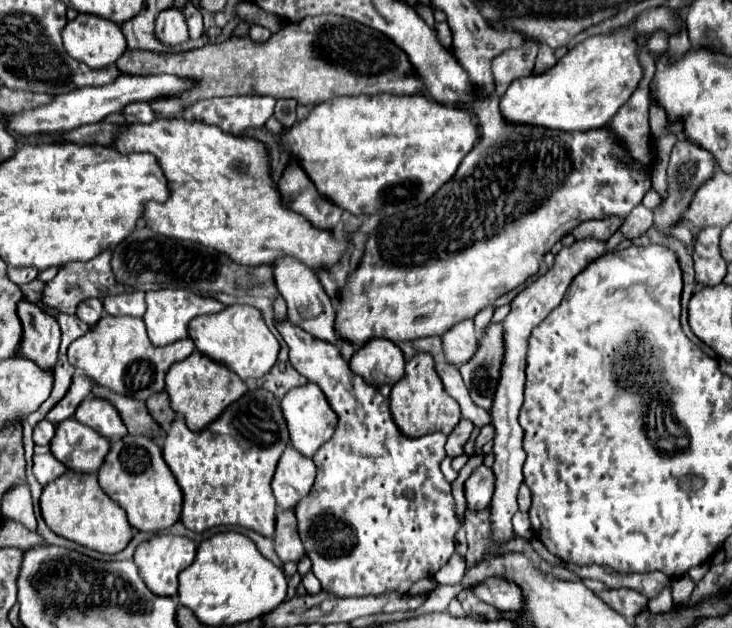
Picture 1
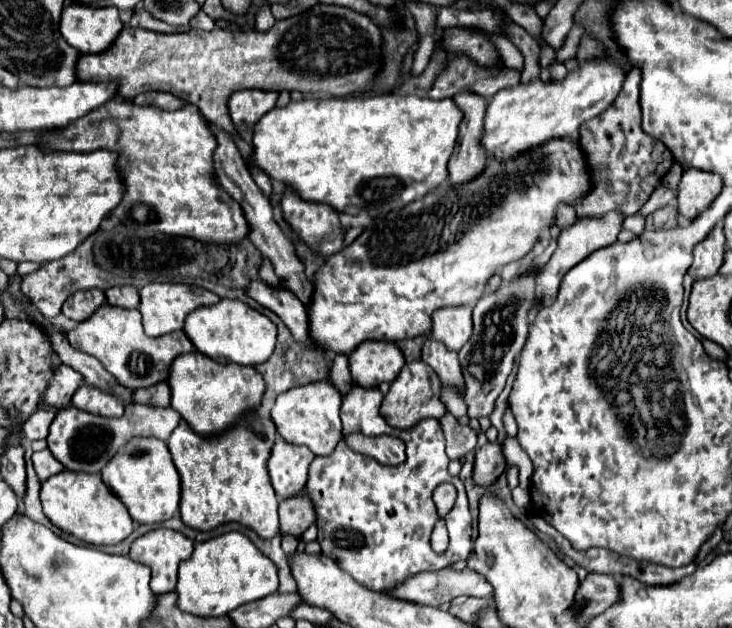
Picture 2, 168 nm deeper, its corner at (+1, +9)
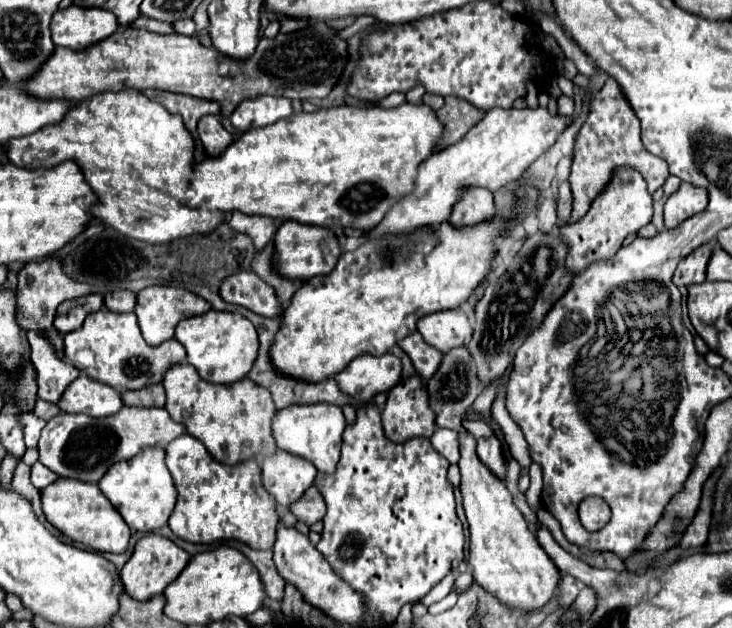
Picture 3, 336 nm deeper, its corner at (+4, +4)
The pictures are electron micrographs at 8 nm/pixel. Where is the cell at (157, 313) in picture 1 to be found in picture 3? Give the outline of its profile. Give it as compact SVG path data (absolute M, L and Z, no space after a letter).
M148 286L144 290L138 292L138 302L136 302L136 316L138 316L138 326L142 330L144 340L150 346L158 346L164 340L174 338L174 328L180 320L188 318L188 316L196 316L196 314L204 314L208 312L212 306L208 300L184 290L184 288L176 288L176 286Z

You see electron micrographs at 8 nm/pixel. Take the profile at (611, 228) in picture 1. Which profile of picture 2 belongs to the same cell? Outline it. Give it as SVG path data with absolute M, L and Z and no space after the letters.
M627 69L621 95L615 99L611 109L579 127L579 147L591 173L591 189L589 195L583 195L575 203L577 217L603 217L609 211L621 211L623 215L637 213L673 165L673 157L667 147L645 135L641 129L639 81L641 71Z

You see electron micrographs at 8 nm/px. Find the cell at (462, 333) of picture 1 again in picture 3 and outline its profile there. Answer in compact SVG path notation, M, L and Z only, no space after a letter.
M456 308L424 316L418 322L418 332L430 346L448 354L452 348L464 346L466 338L472 336L472 324L466 312Z

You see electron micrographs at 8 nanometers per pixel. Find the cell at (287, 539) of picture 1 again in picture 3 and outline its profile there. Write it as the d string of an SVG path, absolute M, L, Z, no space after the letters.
M310 486L298 502L288 506L288 510L296 516L298 522L304 522L304 524L312 526L314 522L320 522L324 518L326 504L324 504L322 496L318 494L318 490L314 486Z

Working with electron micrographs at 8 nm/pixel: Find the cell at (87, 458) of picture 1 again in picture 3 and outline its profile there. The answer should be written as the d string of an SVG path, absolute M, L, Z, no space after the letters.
M124 406L122 412L106 418L60 412L44 426L38 452L40 462L58 476L96 484L118 460L128 460L130 456L136 456L140 450L150 446L166 448L166 444L170 444L170 440L180 434L184 434L184 426L180 422L174 422L164 408Z

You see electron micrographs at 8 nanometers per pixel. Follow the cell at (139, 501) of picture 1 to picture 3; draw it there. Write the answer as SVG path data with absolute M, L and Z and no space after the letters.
M146 448L138 452L138 456L130 460L122 460L112 464L110 470L98 482L102 494L118 508L122 518L132 530L140 532L154 532L166 526L174 504L176 504L176 488L174 480L164 464L164 450L162 448Z

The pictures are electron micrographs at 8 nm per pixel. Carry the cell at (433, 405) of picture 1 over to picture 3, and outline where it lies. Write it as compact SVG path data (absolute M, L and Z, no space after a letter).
M418 374L400 380L400 384L396 384L388 392L388 400L382 408L382 426L384 426L386 436L392 442L406 442L406 440L416 438L416 436L426 436L426 438L432 436L432 432L434 432L434 412L428 404L426 384L422 382L422 378Z

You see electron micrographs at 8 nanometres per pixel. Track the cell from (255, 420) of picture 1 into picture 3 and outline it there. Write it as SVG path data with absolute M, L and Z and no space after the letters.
M182 434L166 446L166 466L178 490L176 508L168 526L176 536L196 544L210 544L226 538L248 542L256 550L270 550L280 522L276 502L262 486L262 472L256 458L234 466L218 464L194 436Z

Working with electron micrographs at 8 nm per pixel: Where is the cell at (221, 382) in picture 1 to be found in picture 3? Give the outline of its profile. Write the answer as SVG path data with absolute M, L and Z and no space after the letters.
M192 364L168 368L162 384L166 388L166 410L172 420L182 422L186 432L198 438L218 462L238 464L250 456L270 456L276 452L270 428L276 406L268 388L254 384L250 378L234 384L212 384L202 380Z

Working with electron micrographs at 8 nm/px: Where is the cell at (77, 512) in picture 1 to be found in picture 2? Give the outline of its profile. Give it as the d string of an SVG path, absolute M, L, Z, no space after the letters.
M65 469L49 477L41 487L41 503L45 515L55 527L91 545L117 545L133 531L133 521L125 511L125 505L105 487L99 473L77 473Z

